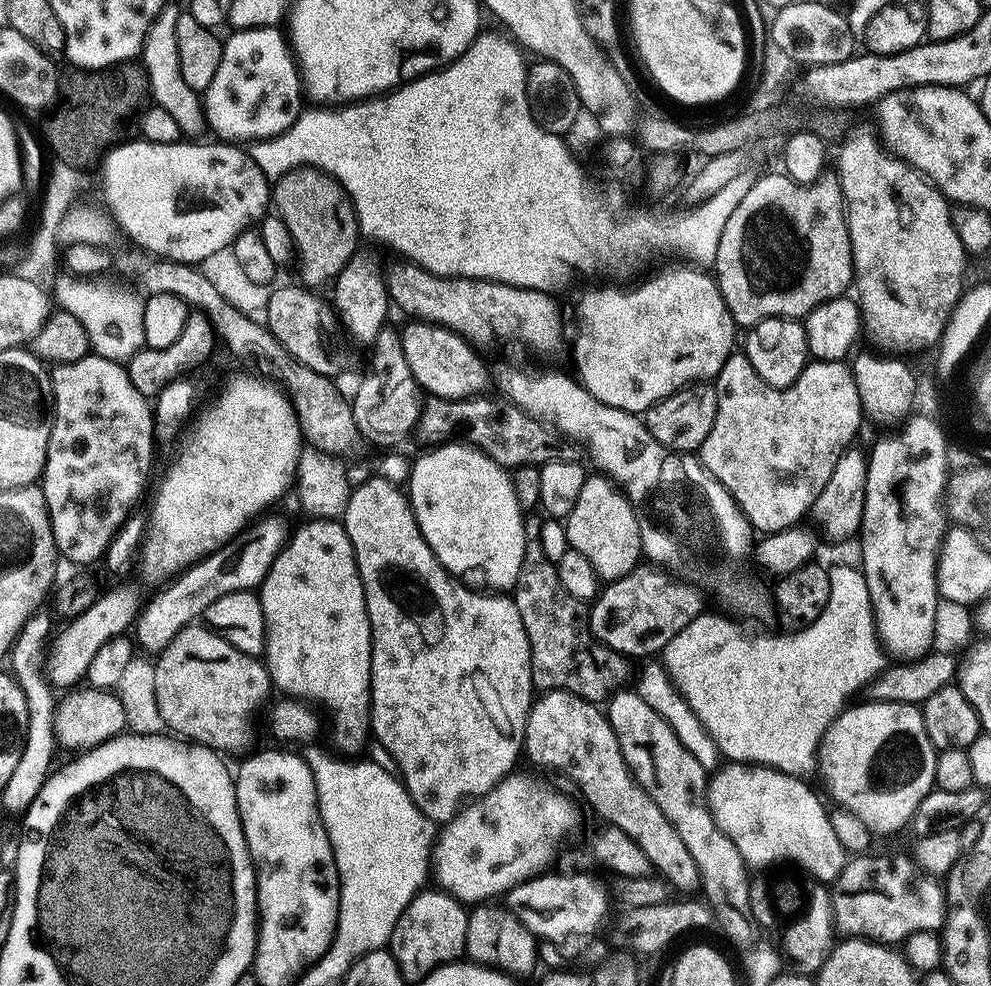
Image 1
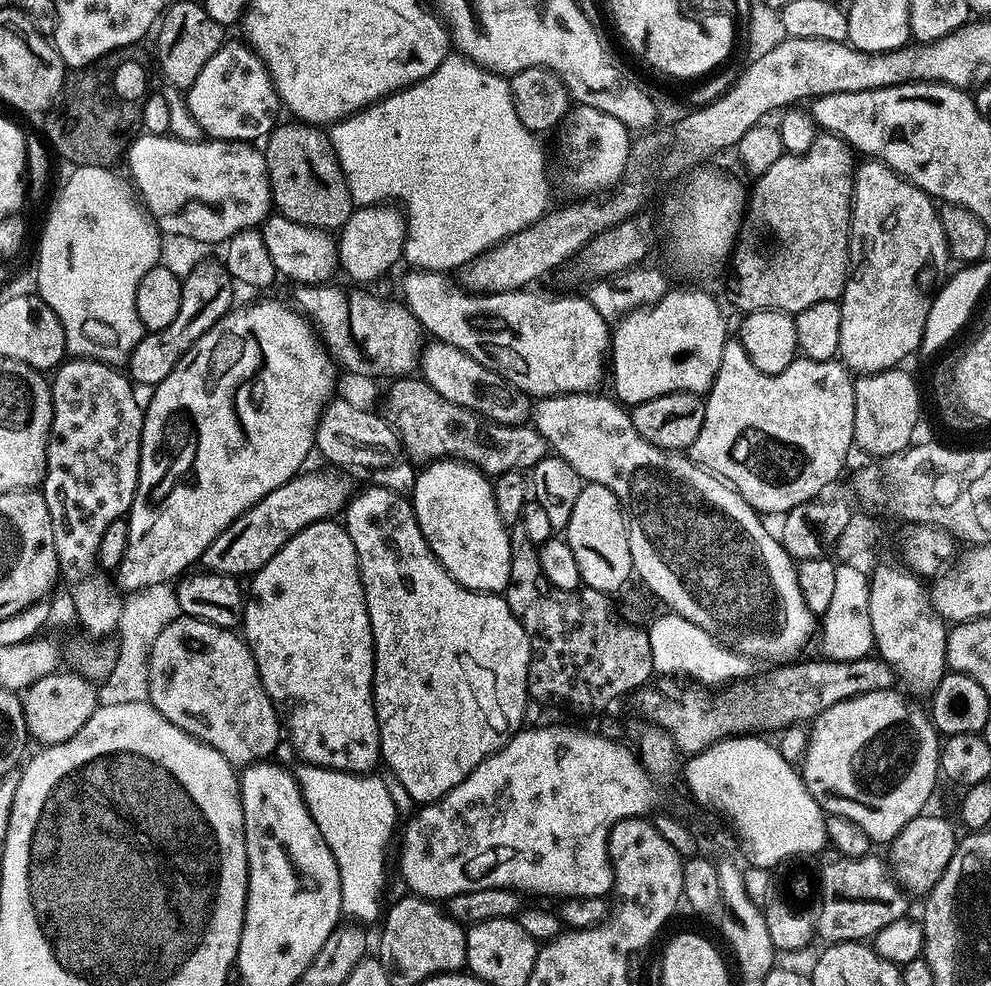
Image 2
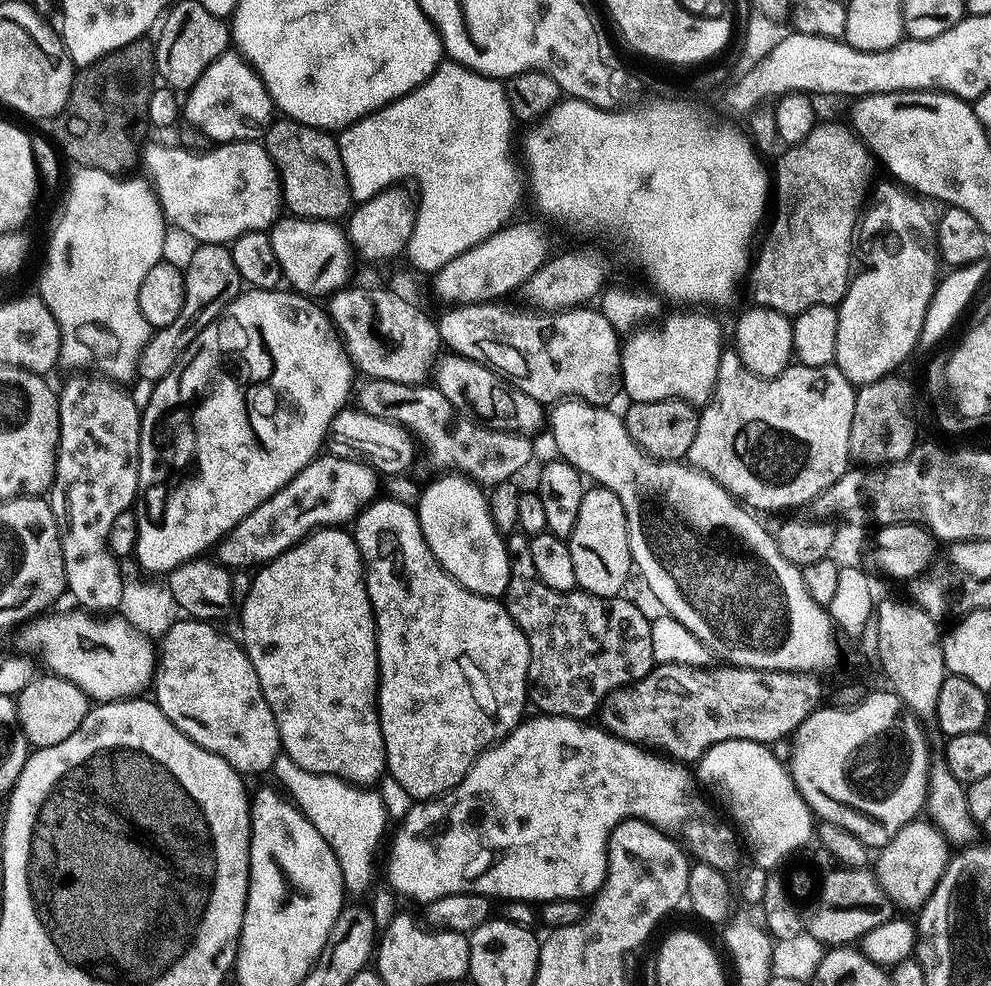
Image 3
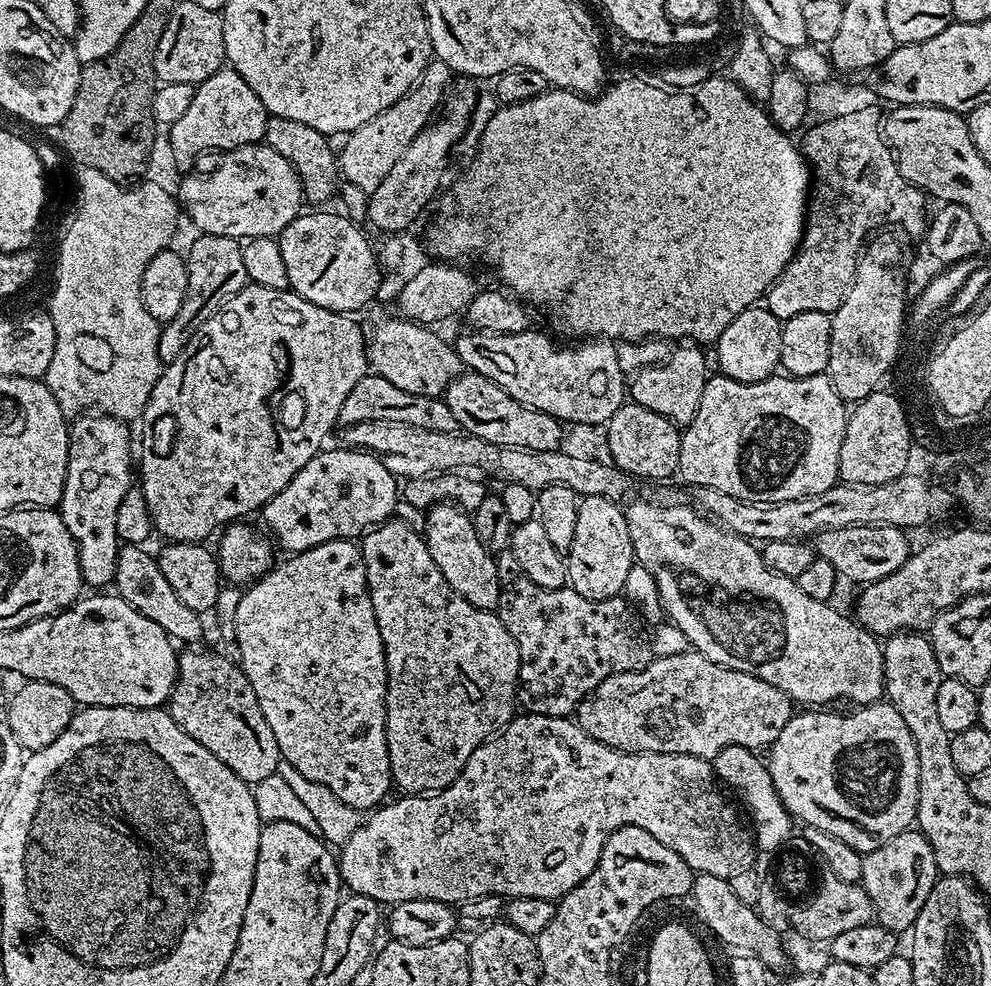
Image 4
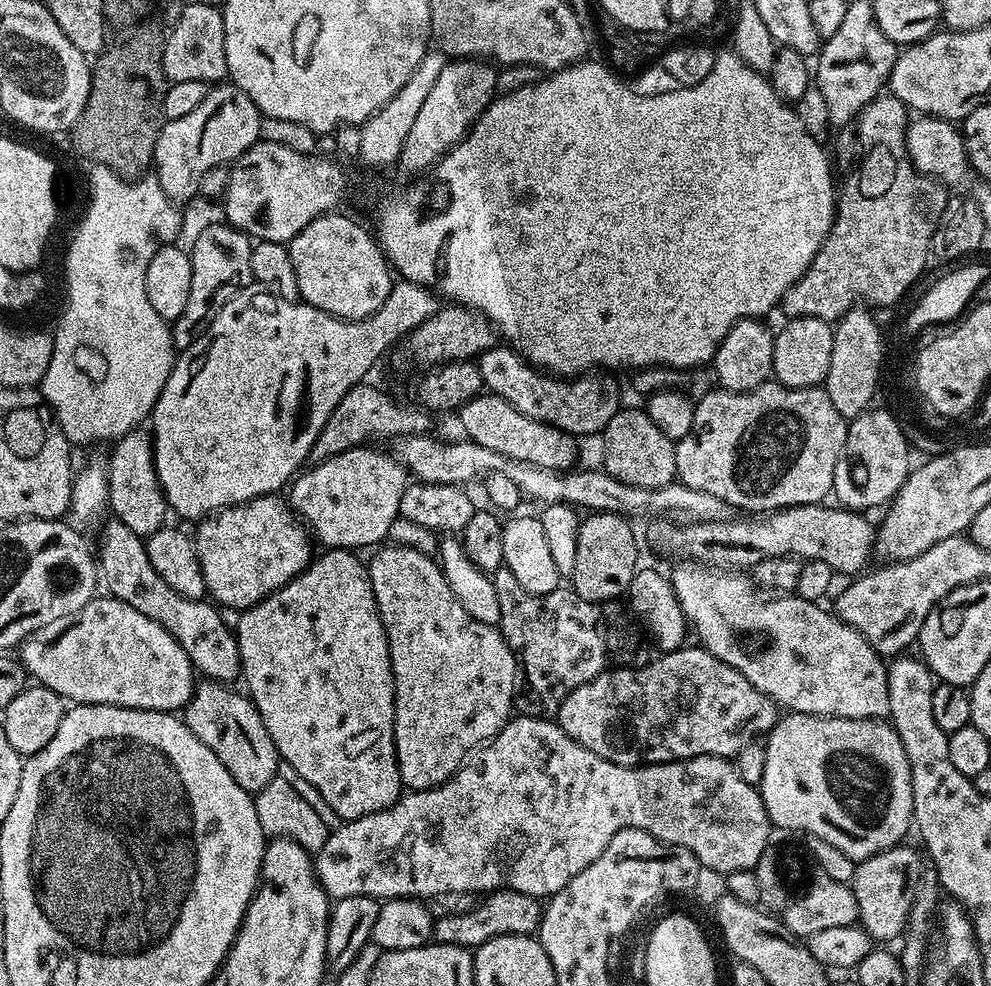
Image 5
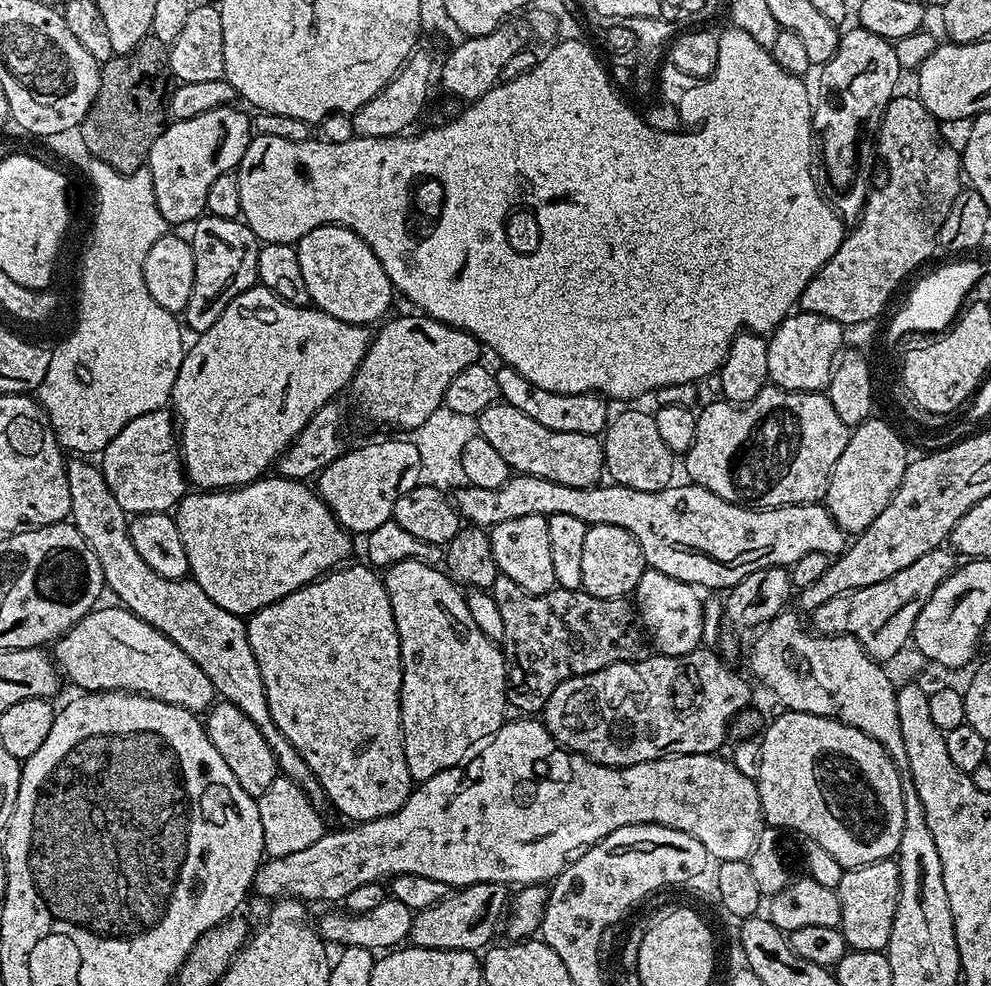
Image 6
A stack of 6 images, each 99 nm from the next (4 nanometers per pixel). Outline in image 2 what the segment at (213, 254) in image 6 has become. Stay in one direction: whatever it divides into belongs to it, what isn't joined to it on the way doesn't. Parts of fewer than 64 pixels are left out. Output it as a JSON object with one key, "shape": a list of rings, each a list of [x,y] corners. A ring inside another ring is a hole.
{"shape":[[[204,266],[183,277],[182,306],[178,312],[178,318],[164,332],[145,334],[130,354],[126,372],[133,385],[149,384],[149,386],[155,386],[160,384],[173,370],[185,363],[186,357],[199,345],[200,339],[227,312],[232,311],[234,307],[232,288],[234,289],[234,281],[224,270],[215,272],[214,269]]]}

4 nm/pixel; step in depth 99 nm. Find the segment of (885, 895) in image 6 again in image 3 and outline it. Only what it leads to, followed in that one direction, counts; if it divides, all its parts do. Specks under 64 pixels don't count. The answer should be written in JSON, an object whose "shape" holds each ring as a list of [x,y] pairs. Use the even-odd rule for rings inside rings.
{"shape":[[[917,818],[902,826],[902,830],[894,834],[892,843],[885,844],[879,849],[877,856],[880,857],[877,860],[875,857],[874,860],[876,881],[882,886],[888,899],[897,909],[919,910],[924,907],[929,894],[936,889],[944,869],[948,867],[950,845],[935,824],[927,819]]]}

